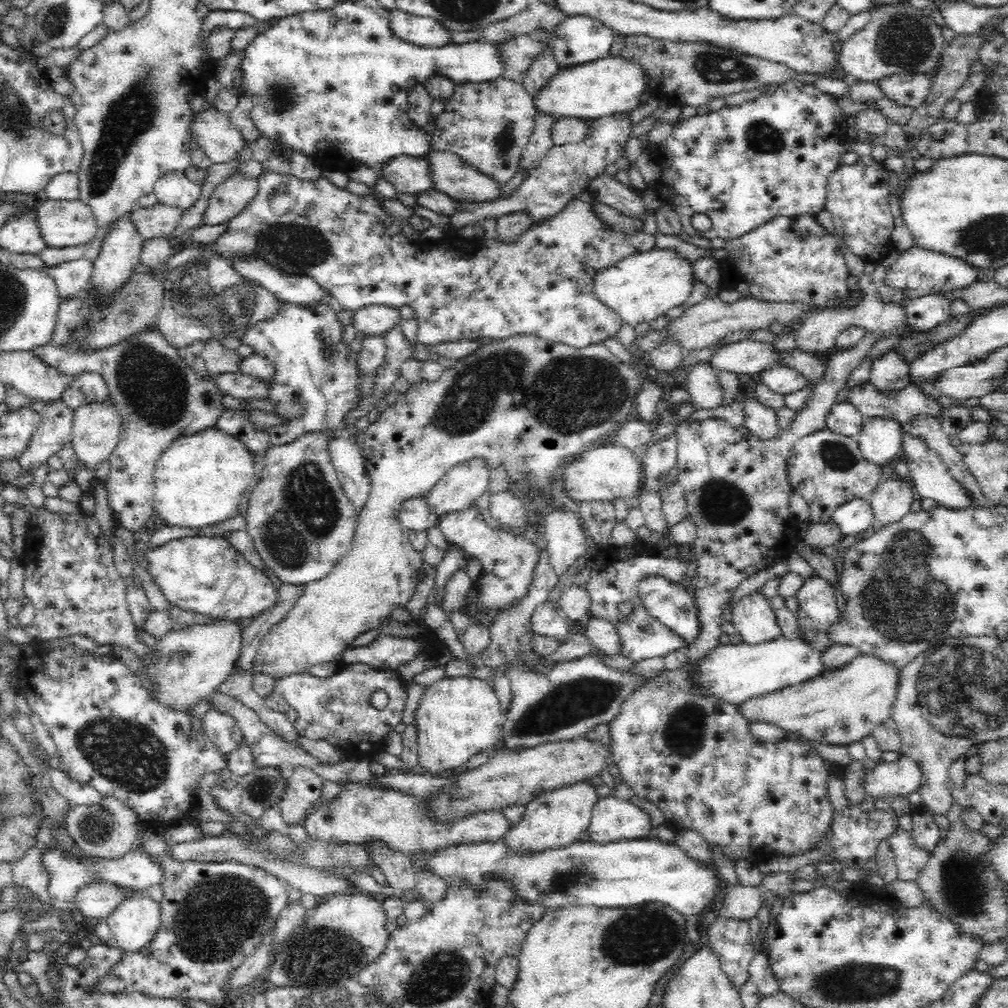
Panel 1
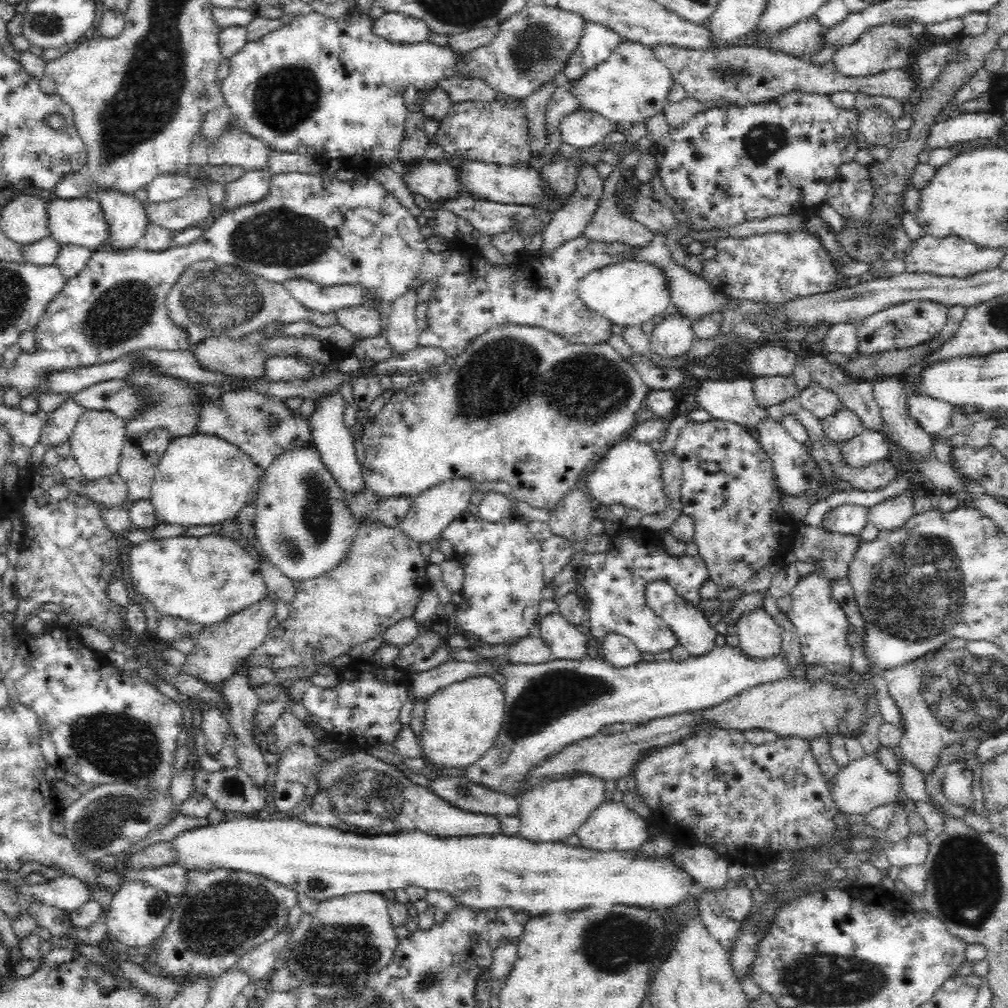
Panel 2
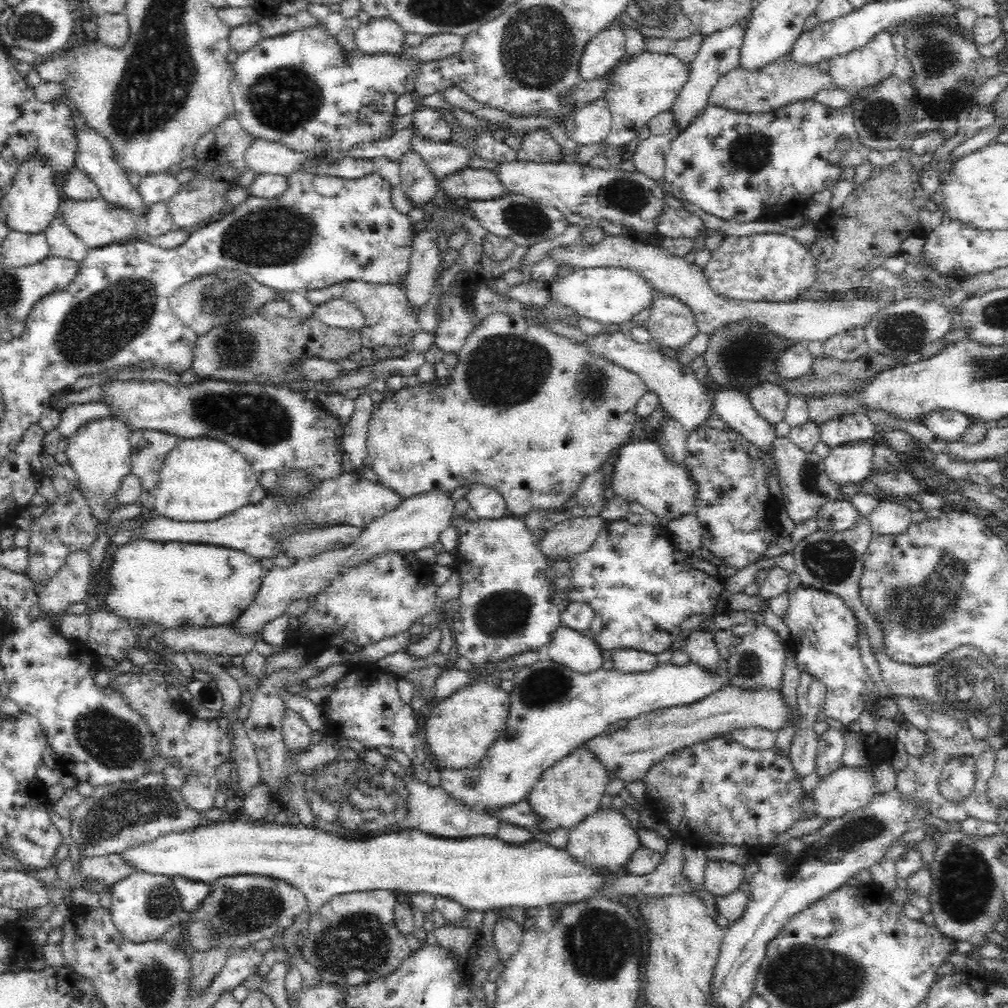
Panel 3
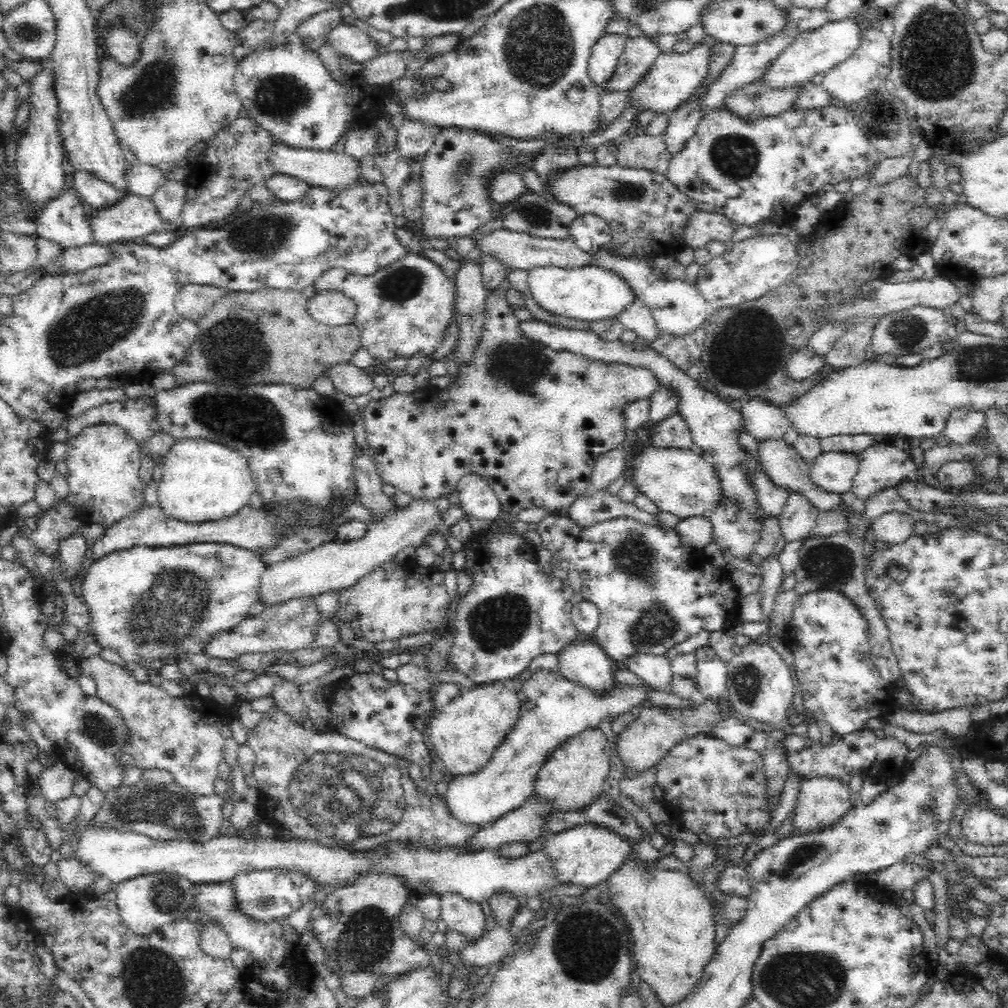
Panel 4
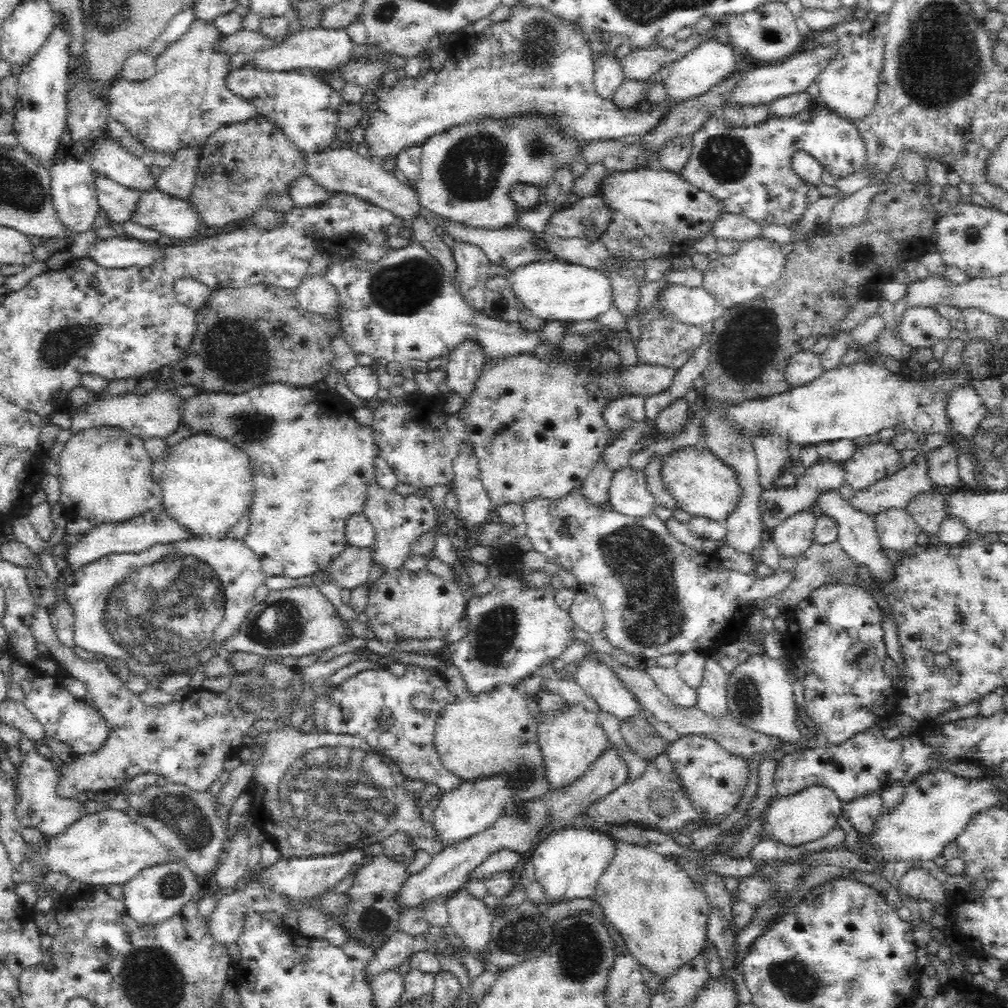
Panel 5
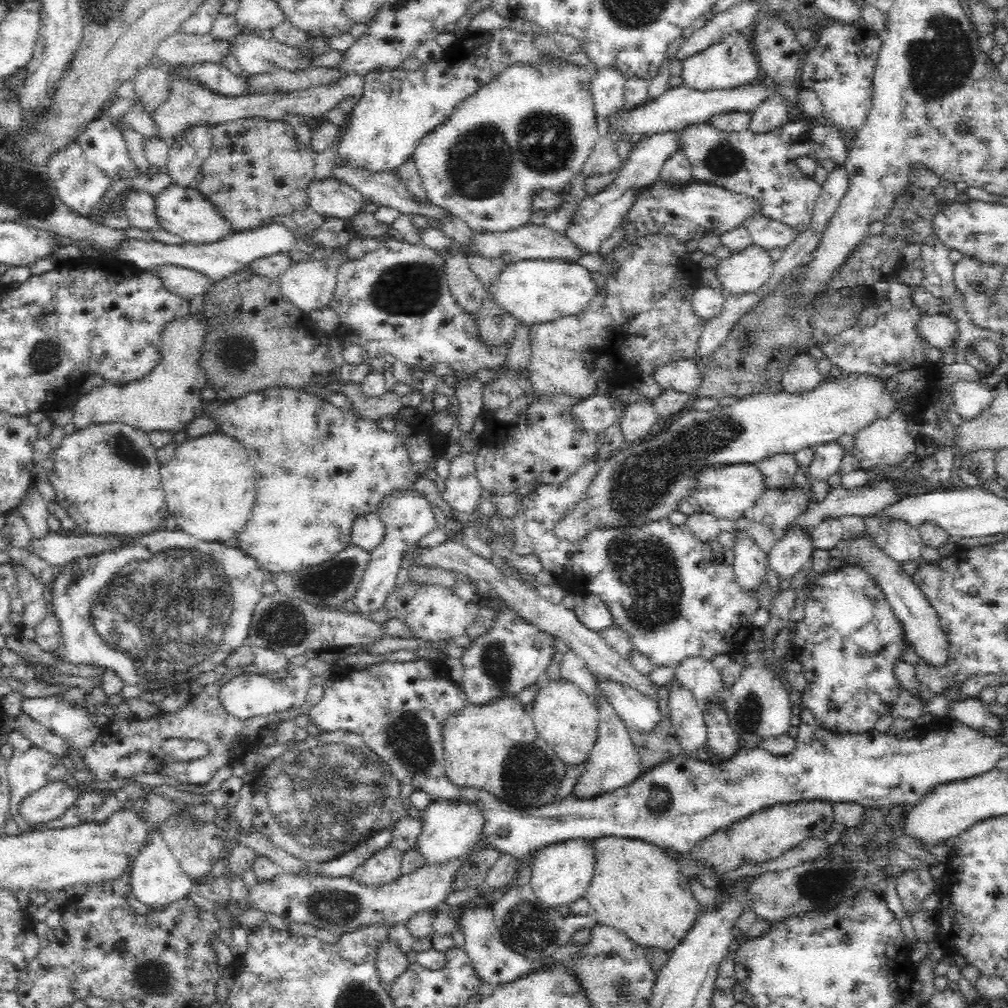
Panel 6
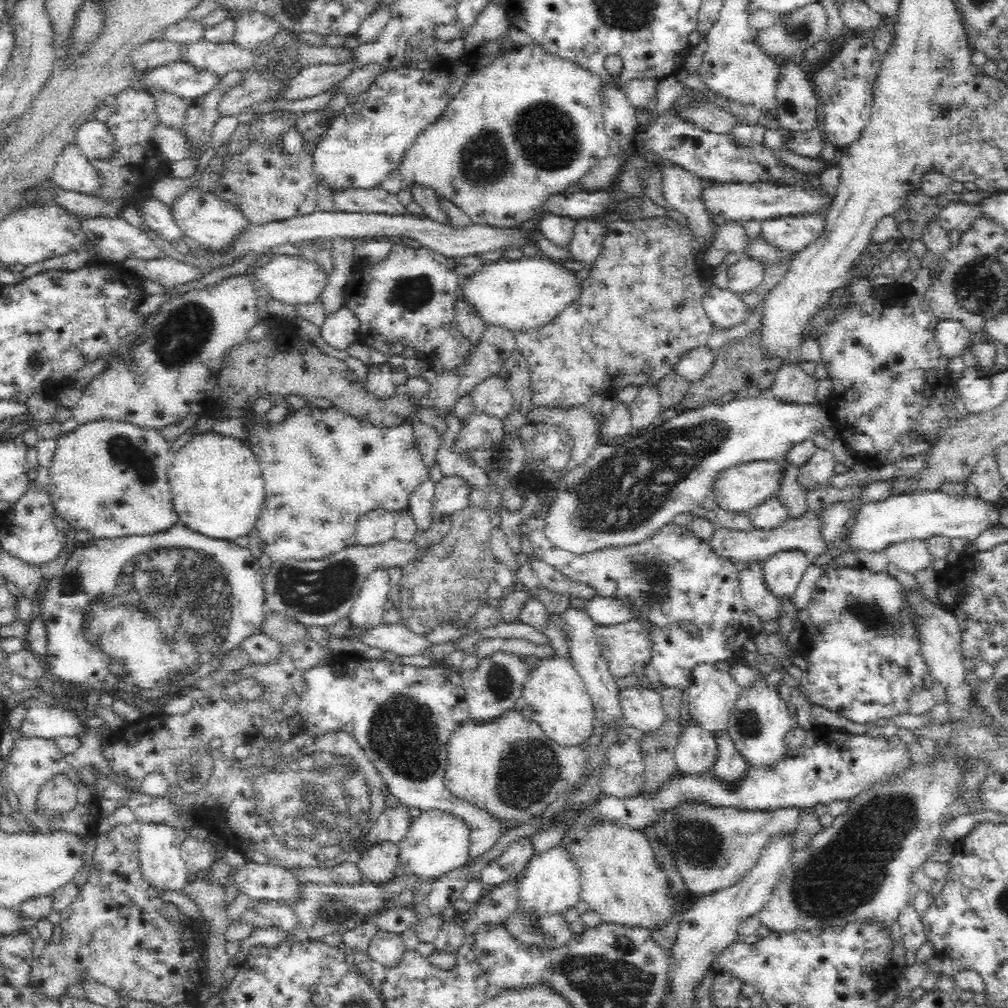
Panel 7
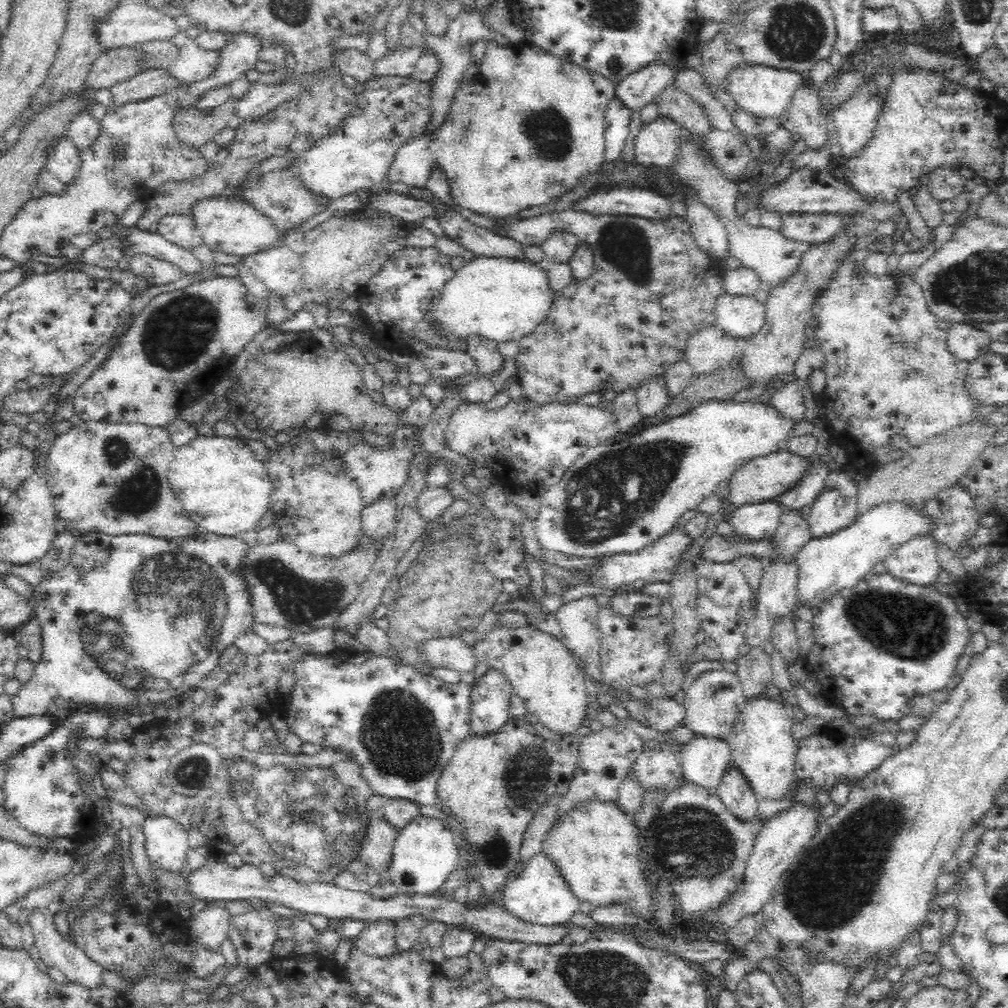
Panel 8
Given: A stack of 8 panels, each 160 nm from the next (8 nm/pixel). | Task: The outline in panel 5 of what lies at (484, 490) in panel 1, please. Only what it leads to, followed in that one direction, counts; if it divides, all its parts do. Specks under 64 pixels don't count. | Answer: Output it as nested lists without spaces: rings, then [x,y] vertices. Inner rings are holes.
[[[349,546],[330,562],[326,571],[332,573],[332,582],[342,589],[352,590],[367,581],[371,568],[371,549]]]

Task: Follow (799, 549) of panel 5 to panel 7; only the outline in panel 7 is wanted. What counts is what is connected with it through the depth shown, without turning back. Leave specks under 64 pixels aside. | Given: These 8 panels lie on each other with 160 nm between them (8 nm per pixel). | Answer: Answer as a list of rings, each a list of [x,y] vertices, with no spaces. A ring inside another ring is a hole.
[[[778,552],[761,563],[766,591],[778,601],[791,601],[810,562],[803,552]]]

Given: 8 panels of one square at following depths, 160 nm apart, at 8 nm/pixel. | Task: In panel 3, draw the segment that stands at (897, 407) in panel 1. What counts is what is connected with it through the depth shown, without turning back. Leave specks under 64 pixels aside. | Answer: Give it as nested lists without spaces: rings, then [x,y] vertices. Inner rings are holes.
[[[954,411],[934,412],[926,418],[926,427],[930,432],[947,443],[962,441],[962,434],[972,428],[972,424],[968,415]]]

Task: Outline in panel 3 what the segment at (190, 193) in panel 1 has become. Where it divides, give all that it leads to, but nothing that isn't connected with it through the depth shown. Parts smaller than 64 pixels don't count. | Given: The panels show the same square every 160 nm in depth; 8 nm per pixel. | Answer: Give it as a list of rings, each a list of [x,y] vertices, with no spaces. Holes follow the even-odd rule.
[[[160,171],[141,176],[138,192],[141,194],[143,205],[149,207],[162,199],[168,201],[178,192],[181,185],[174,175]]]

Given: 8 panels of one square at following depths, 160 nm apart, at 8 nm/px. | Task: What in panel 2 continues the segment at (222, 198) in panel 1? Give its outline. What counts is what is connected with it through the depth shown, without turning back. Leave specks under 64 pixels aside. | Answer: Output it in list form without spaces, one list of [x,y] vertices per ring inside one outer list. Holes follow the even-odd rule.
[[[267,167],[262,170],[246,172],[236,182],[226,184],[226,198],[222,203],[222,212],[266,198],[270,194],[272,178],[274,178],[274,173]]]

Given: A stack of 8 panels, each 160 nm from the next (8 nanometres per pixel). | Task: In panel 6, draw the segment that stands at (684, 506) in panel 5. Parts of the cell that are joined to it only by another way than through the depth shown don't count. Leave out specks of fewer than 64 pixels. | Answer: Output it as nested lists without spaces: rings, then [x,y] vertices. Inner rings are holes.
[[[750,464],[722,465],[711,467],[702,472],[695,485],[691,501],[716,519],[732,521],[749,514],[750,509],[756,505],[758,498],[761,498],[766,490],[765,475],[758,466]]]

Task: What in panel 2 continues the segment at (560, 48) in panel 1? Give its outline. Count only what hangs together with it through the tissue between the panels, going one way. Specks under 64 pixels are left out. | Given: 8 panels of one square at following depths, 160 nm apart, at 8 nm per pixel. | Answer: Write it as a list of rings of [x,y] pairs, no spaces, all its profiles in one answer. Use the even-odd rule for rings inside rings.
[[[589,22],[584,31],[585,36],[581,39],[578,49],[564,68],[564,78],[568,81],[580,80],[586,72],[611,58],[618,46],[625,42],[622,36],[610,27],[597,23]]]

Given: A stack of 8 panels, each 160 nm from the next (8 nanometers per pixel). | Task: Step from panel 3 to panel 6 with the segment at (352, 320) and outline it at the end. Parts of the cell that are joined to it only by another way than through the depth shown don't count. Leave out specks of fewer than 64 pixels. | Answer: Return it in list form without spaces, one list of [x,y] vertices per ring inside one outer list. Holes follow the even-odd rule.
[[[332,249],[334,259],[302,260],[290,264],[277,278],[281,296],[304,313],[324,308],[331,301],[342,263],[341,249]]]

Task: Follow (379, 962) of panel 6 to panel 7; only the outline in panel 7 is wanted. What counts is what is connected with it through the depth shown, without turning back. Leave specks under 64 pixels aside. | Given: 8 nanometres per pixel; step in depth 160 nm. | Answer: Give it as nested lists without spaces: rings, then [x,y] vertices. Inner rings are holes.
[[[378,931],[368,948],[368,954],[371,958],[386,967],[396,966],[406,951],[400,935],[383,931]]]

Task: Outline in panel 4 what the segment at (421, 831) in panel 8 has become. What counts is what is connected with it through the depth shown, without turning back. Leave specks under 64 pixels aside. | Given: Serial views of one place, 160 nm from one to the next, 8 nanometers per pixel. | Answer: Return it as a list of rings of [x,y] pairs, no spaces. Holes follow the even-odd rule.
[[[543,670],[532,674],[518,691],[522,701],[520,716],[505,742],[494,751],[490,762],[474,774],[453,776],[443,795],[447,813],[462,826],[481,828],[502,815],[520,808],[533,795],[539,766],[545,756],[564,740],[586,727],[596,727],[604,718],[614,718],[634,706],[648,705],[648,690],[618,684],[608,696],[594,696],[587,688],[576,686],[567,678]]]

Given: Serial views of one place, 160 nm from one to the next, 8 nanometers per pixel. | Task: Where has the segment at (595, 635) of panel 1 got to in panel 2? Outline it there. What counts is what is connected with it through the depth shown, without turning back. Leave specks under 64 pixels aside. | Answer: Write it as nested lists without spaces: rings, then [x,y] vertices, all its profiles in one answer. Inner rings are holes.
[[[610,634],[602,640],[602,659],[618,668],[632,666],[642,662],[642,651],[627,638],[619,634]]]

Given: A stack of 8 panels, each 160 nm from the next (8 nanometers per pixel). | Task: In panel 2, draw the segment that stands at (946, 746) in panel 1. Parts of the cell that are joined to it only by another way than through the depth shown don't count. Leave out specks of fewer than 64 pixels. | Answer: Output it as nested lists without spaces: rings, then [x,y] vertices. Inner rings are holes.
[[[928,653],[928,656],[918,658],[918,661],[906,663],[904,666],[898,666],[898,669],[886,669],[884,671],[884,680],[888,687],[890,696],[896,701],[896,705],[900,707],[902,711],[902,717],[906,721],[906,730],[902,733],[902,741],[899,745],[902,752],[902,756],[906,757],[906,760],[915,767],[918,767],[922,774],[933,769],[933,766],[937,763],[937,754],[939,750],[946,746],[946,744],[952,744],[952,742],[963,743],[964,734],[962,732],[956,732],[952,728],[946,728],[944,723],[940,720],[936,720],[926,704],[926,700],[922,698],[922,674],[926,674],[925,669],[930,662],[930,656],[934,658],[934,653]]]

